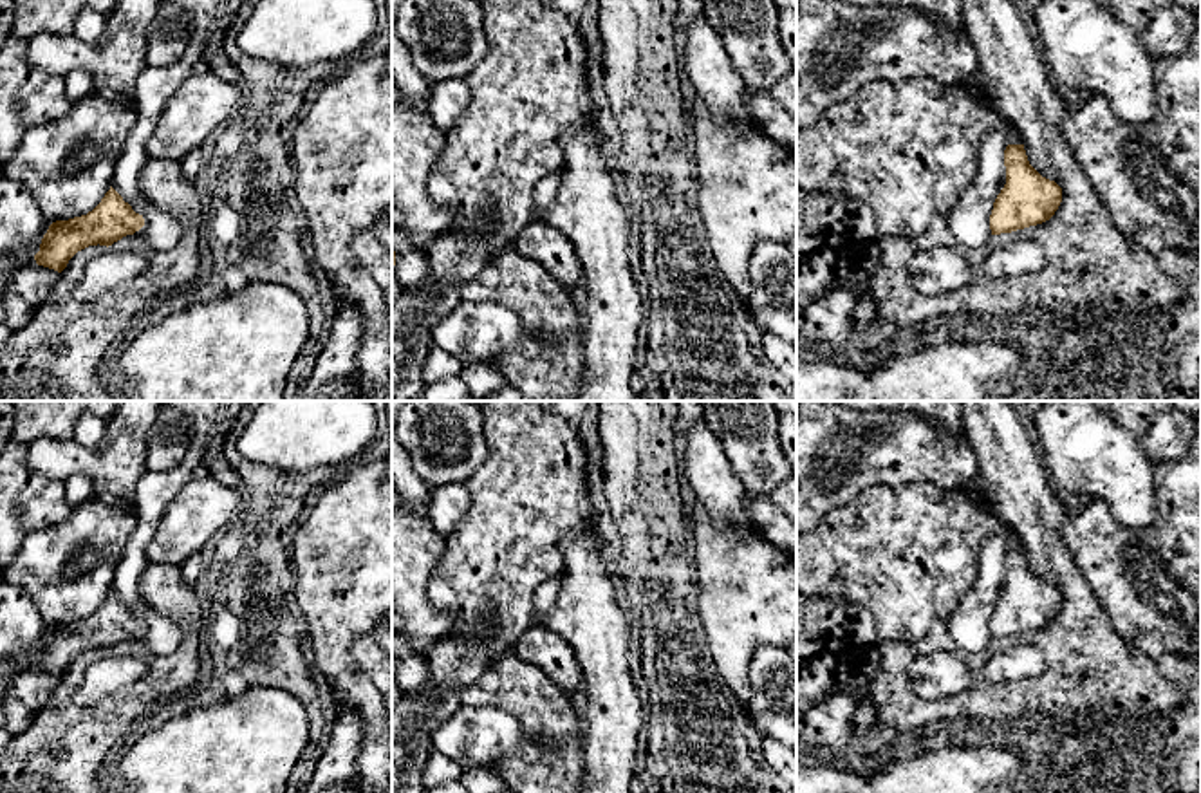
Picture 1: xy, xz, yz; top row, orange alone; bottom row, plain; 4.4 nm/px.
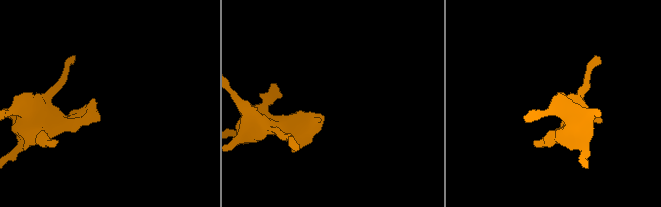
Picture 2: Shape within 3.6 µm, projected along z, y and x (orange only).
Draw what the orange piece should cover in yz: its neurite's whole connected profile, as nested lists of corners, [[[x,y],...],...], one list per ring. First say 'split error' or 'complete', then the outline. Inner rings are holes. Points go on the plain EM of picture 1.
split error; [[[1022,538],[1004,555],[1006,589],[990,620],[992,639],[1011,638],[1049,625],[1062,607],[1062,592],[1028,565]]]

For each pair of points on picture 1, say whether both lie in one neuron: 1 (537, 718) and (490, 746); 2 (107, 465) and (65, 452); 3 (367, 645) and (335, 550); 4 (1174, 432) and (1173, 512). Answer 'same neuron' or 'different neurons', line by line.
1: different neurons
2: same neuron
3: different neurons
4: different neurons

